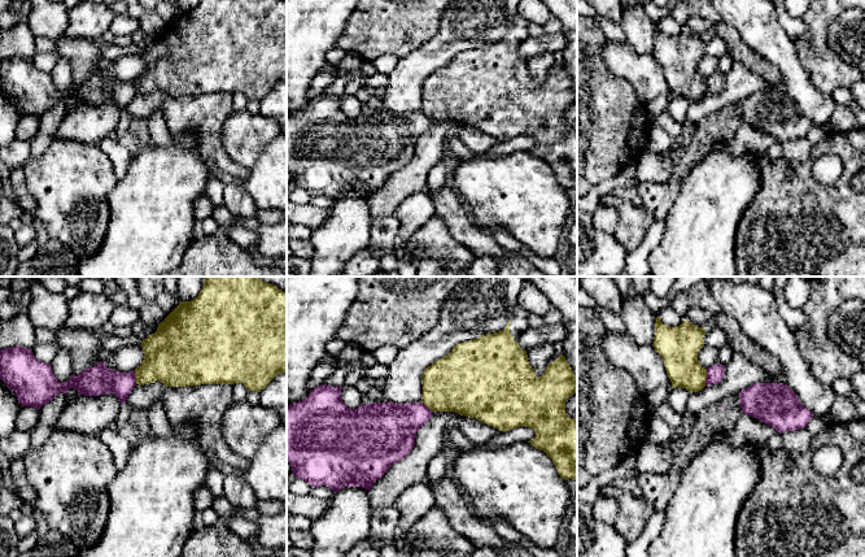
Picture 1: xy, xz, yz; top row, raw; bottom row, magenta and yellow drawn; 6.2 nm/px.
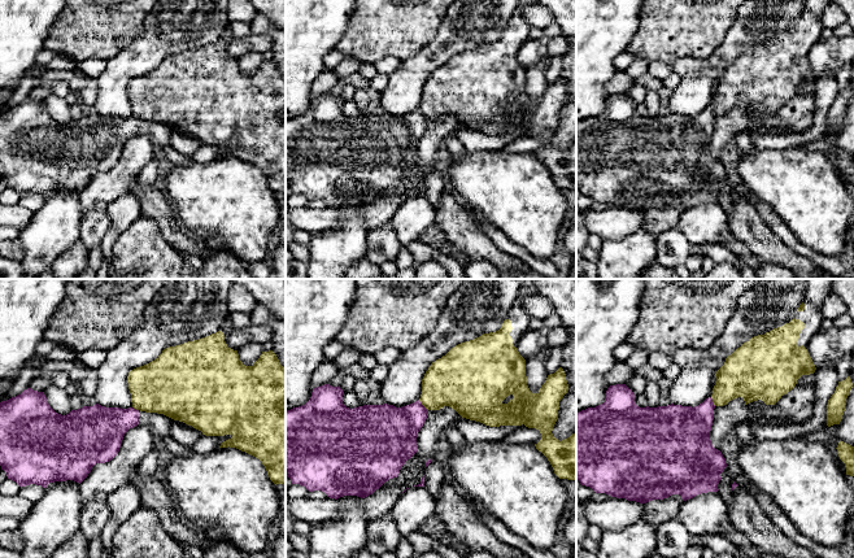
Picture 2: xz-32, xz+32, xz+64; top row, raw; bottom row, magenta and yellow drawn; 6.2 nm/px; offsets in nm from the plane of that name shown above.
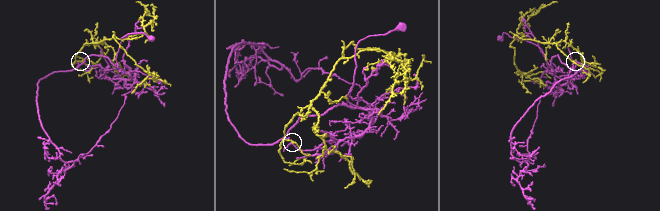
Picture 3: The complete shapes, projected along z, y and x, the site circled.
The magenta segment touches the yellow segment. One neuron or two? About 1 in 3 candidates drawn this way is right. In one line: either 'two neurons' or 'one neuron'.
two neurons

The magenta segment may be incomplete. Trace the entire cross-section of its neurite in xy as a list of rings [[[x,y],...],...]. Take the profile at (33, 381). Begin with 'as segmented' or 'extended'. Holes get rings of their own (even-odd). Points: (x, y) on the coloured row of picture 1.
as segmented; [[[19,345],[0,351],[0,379],[16,392],[21,406],[38,410],[58,393],[66,395],[70,388],[84,396],[114,393],[124,404],[136,386],[135,370],[110,370],[105,361],[86,367],[79,375],[73,374],[67,382],[60,383],[49,364],[36,360],[31,349]]]

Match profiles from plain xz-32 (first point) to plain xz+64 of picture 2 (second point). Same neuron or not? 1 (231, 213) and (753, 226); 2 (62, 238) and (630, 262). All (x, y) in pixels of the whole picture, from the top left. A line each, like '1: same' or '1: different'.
1: different
2: same

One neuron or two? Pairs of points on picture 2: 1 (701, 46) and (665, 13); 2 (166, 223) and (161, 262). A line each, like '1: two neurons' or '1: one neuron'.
1: one neuron
2: two neurons

